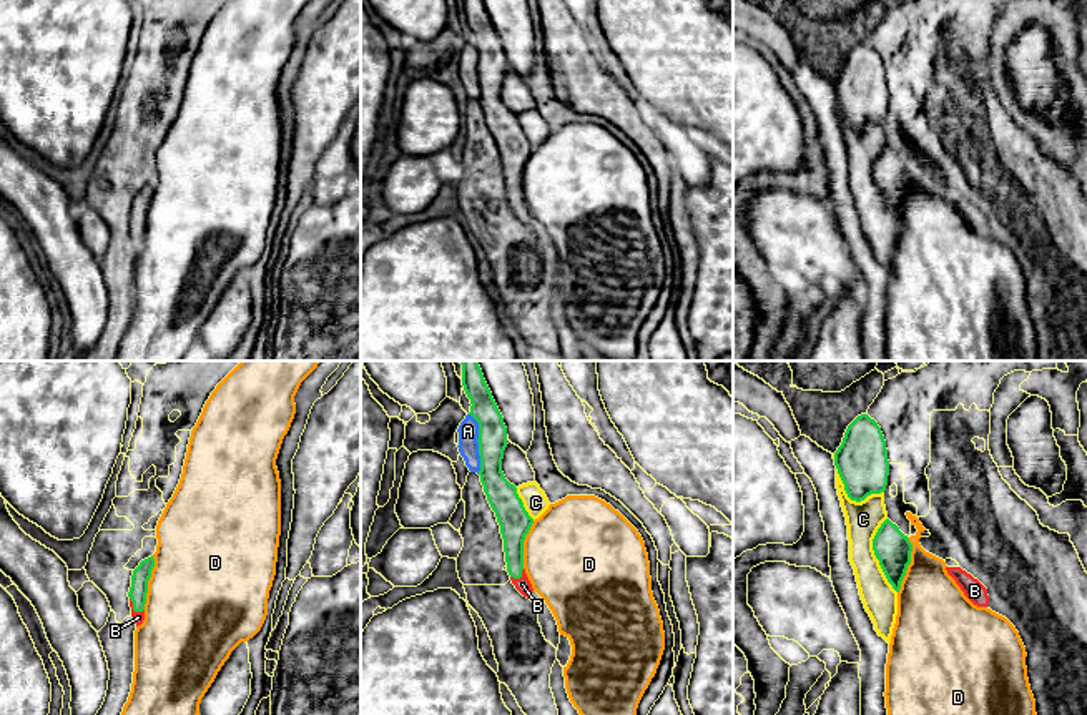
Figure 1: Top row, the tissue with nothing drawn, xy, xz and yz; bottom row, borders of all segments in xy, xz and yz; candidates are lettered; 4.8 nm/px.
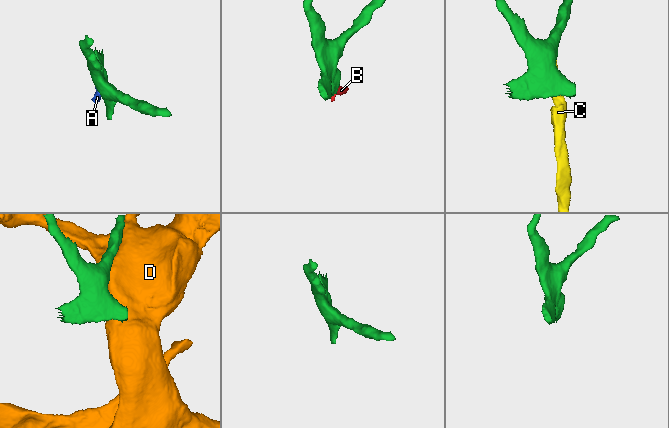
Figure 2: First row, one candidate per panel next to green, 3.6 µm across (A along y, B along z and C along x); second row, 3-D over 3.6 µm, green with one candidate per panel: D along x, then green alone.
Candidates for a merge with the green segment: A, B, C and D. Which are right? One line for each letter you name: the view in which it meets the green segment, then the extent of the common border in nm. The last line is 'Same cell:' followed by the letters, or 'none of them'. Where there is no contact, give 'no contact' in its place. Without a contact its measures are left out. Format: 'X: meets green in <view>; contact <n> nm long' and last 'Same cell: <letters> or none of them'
B: meets green in xy; contact 100 nm long
Same cell: B

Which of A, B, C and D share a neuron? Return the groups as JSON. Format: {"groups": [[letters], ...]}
{"groups": [["A", "C"], ["B"], ["D"]]}

